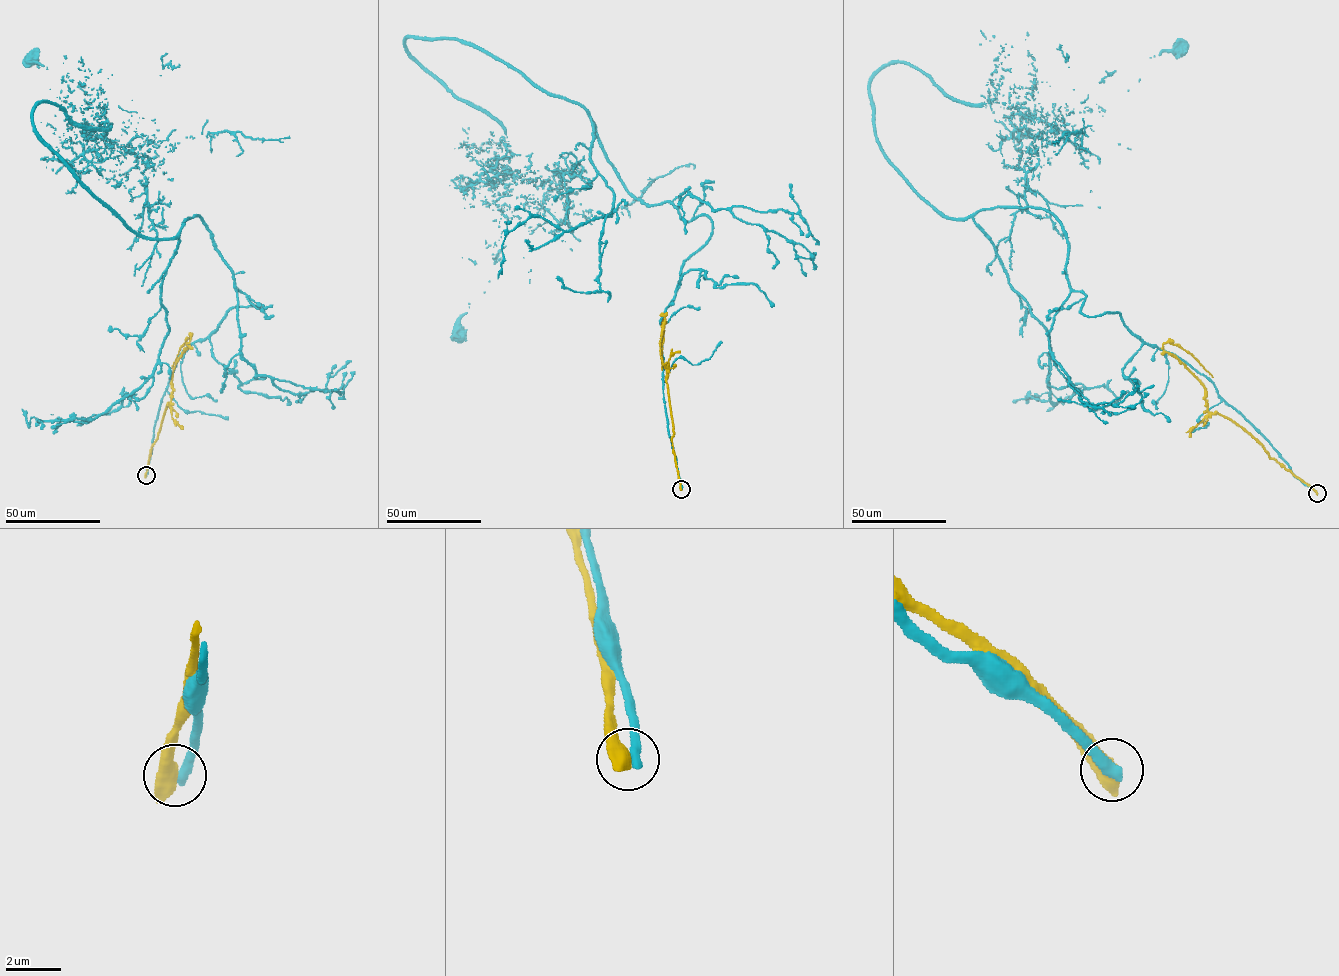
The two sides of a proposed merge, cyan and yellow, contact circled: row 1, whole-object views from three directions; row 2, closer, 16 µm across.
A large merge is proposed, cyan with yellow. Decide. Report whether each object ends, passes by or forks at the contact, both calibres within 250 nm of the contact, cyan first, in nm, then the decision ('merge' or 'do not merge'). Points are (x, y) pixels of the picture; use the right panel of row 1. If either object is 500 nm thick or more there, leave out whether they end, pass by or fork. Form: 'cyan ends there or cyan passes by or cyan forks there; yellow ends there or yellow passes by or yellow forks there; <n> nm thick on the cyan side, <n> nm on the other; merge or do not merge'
440 nm thick on the cyan side, 800 nm on the other; do not merge

